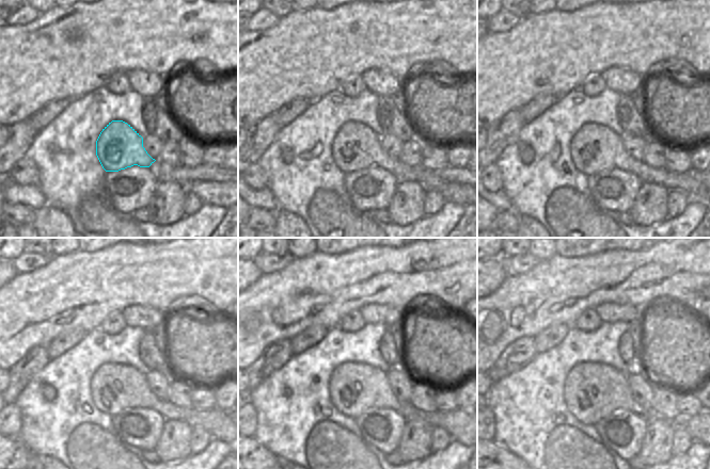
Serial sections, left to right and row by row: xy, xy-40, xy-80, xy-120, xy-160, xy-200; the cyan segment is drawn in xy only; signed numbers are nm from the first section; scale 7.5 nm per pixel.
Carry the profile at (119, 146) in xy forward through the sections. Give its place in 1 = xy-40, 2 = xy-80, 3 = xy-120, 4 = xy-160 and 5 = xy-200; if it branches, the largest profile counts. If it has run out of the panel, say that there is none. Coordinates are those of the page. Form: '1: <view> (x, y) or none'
1: xy-40 (356, 147)
2: xy-80 (594, 148)
3: xy-120 (114, 387)
4: xy-160 (353, 388)
5: xy-200 (593, 391)

